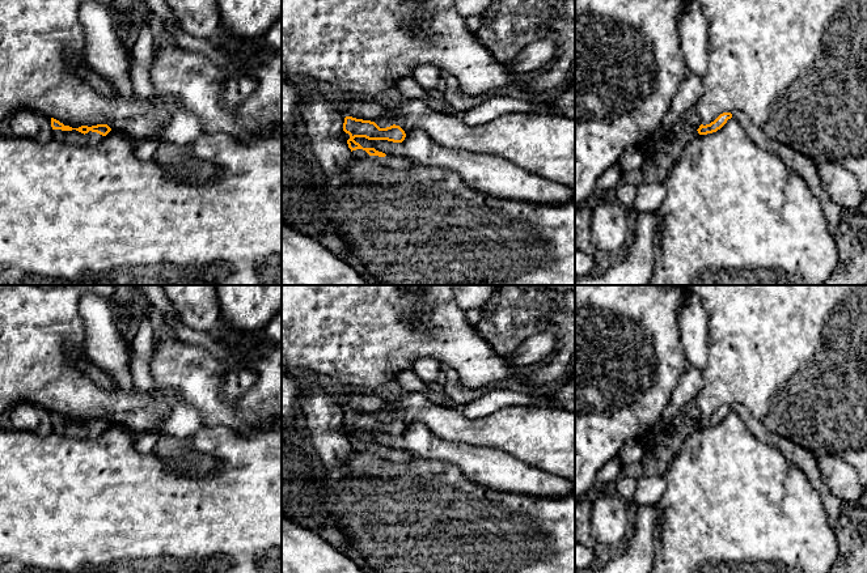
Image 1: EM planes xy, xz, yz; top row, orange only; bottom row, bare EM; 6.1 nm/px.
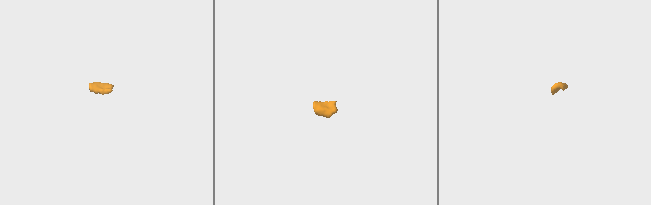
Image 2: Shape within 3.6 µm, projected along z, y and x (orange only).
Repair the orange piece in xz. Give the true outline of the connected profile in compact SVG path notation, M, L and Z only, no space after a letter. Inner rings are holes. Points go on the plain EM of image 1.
M346 409L343 424L350 428L347 433L352 449L358 453L373 454L389 462L406 464L414 458L409 453L398 449L386 449L375 441L363 441L356 436L355 430L365 430L368 433L388 433L393 436L402 436L406 430L405 424L399 419L390 419L380 421L375 415Z

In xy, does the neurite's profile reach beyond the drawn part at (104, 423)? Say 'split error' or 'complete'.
split error

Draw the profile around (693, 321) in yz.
M688 289L678 310L678 328L689 365L702 370L707 364L709 315L701 297Z

